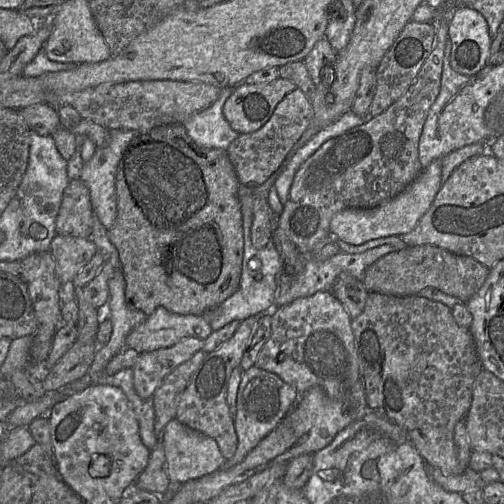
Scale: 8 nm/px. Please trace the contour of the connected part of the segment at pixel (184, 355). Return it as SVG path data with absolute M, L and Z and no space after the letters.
M187 337L171 347L139 353L131 367L136 393L143 399L153 400L153 395L163 379L203 346L204 340Z

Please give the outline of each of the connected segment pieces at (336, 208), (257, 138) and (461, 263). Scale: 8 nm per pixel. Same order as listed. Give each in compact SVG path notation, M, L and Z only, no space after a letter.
M436 18L435 46L415 81L406 93L383 113L373 116L364 124L353 127L327 140L296 171L283 211L275 219L276 231L282 231L306 255L330 234L333 216L345 209L374 208L386 203L406 189L424 169L419 160L419 140L429 110L441 89L444 50L448 41L448 18Z
M296 87L276 106L270 119L258 130L240 134L234 139L226 152L239 182L245 186L258 186L267 181L276 171L284 166L287 155L302 137L312 121L313 110L305 94Z
M434 245L407 246L381 257L365 272L362 280L369 292L378 292L392 296L412 296L424 288L433 288L466 303L482 287L489 275L490 268L469 256L458 255Z

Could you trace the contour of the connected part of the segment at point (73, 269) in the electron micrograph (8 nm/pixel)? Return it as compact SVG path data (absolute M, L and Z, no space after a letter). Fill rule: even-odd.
M57 234L49 247L55 261L55 270L61 285L73 282L77 274L97 252L90 238L80 238Z

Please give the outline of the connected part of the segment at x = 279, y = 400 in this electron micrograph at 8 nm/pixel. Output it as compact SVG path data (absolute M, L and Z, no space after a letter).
M255 365L242 371L236 410L233 414L237 449L233 457L225 461L221 470L233 468L241 463L260 441L282 421L299 396L295 387L284 382L274 373L262 370Z

